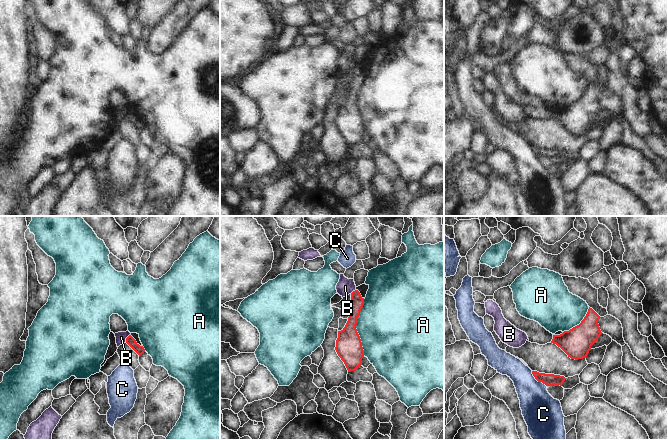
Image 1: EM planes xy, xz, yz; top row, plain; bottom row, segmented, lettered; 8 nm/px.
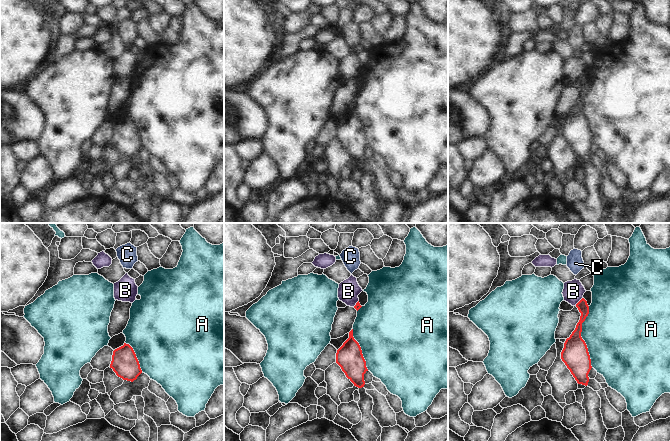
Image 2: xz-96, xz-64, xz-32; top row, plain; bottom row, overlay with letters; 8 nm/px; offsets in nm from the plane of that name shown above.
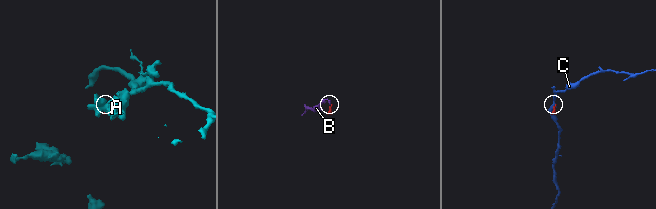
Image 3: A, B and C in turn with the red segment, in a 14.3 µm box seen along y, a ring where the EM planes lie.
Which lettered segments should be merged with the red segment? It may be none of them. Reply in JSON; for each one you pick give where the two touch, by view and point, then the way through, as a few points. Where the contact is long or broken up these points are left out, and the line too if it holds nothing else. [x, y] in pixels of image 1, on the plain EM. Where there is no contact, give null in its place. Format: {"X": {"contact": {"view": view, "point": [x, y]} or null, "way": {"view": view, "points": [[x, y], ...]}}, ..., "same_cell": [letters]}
{"same_cell": []}

